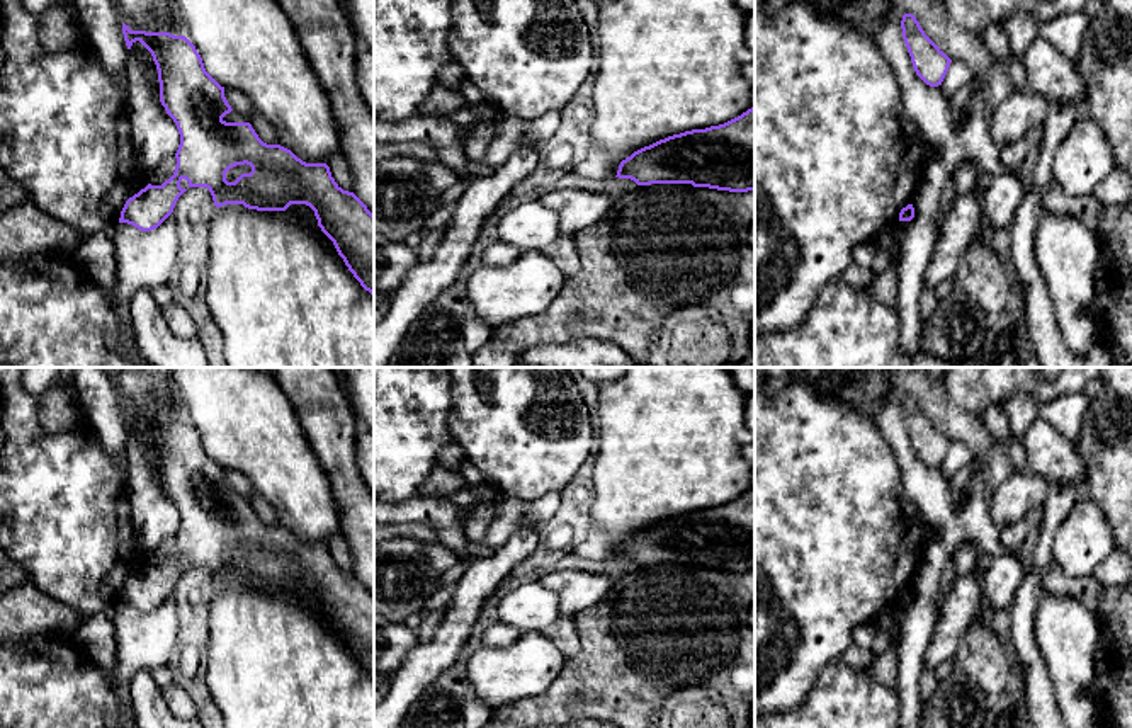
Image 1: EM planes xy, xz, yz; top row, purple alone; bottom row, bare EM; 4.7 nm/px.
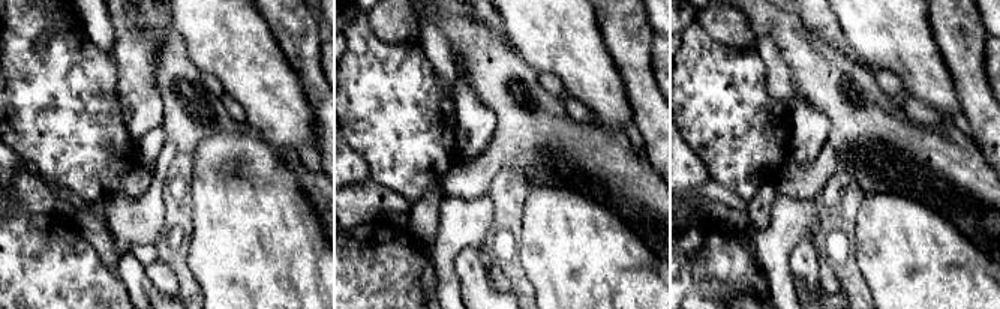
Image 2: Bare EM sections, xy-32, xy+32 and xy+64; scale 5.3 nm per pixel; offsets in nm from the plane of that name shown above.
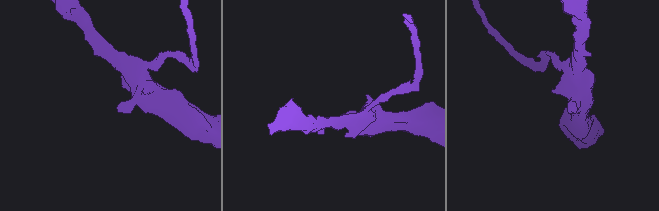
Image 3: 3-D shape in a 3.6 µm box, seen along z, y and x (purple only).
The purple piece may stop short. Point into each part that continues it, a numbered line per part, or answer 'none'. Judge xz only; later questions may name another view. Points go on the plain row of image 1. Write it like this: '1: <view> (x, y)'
none

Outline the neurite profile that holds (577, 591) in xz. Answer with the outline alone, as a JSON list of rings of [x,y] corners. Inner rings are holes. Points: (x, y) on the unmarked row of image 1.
[[[573,568],[549,572],[539,582],[559,597],[559,612],[566,617],[574,617],[576,612],[598,604],[614,583],[608,575]]]

